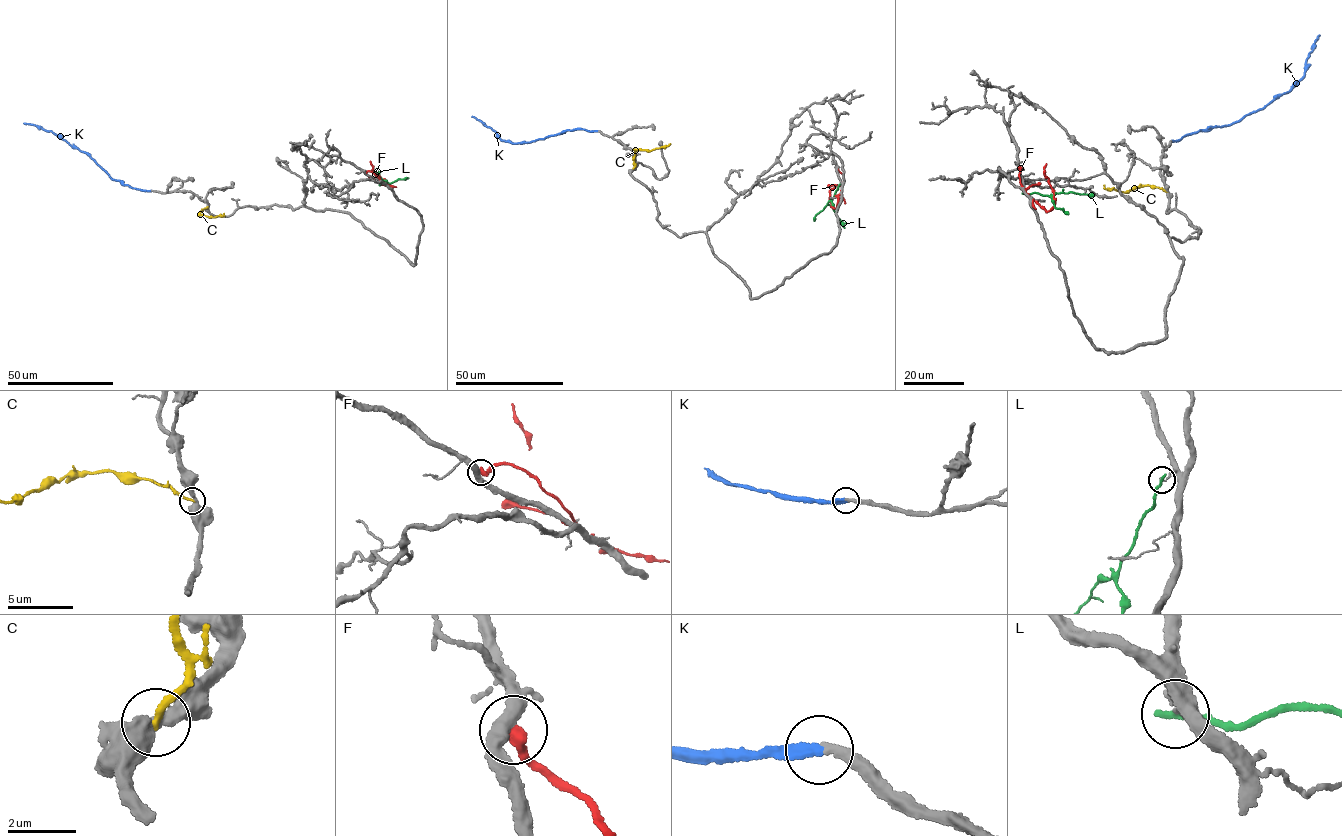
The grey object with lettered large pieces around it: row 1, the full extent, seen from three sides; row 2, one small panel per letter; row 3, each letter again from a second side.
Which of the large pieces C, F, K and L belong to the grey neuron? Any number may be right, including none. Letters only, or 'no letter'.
K

